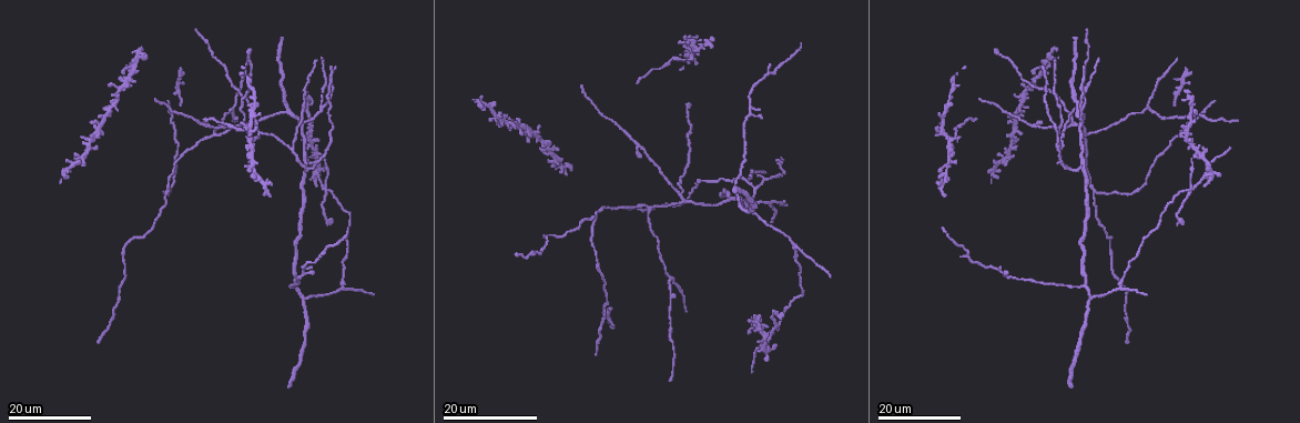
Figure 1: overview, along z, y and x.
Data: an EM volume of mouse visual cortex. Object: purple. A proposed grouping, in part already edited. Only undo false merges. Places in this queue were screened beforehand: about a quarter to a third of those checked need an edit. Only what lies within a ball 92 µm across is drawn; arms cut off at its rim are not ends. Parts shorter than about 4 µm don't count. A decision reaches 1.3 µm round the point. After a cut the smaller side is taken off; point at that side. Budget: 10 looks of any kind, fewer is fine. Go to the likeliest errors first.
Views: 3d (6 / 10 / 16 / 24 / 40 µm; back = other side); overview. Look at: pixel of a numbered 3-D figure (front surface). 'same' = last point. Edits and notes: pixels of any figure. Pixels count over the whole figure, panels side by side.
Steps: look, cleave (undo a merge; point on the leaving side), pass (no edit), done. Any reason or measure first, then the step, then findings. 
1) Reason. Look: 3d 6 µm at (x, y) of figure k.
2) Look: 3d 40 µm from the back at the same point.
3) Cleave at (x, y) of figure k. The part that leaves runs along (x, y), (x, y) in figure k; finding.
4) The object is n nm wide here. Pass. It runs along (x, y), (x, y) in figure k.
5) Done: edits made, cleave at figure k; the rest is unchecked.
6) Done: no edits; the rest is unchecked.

Look: 3d 24 µm at (1082, 106) of figure 1.

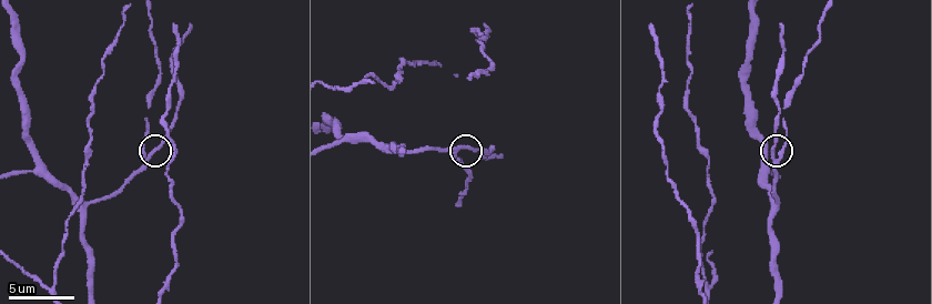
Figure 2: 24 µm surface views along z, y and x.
Look: 3d 6 µm at (151, 154) of figure 2.

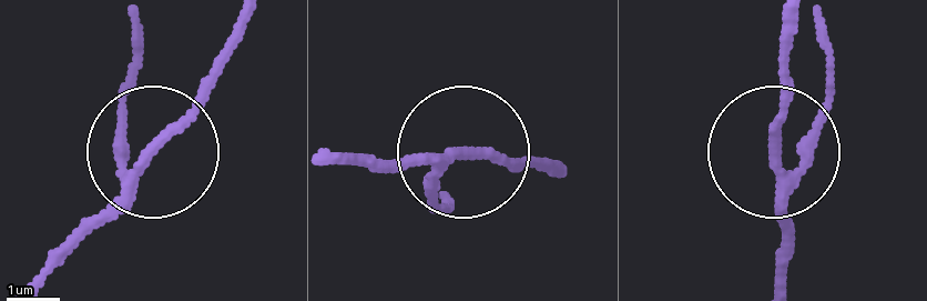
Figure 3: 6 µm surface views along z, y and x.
The object is 210 nm wide here. Pass. It runs along (781, 281), (767, 136), (781, 47) in figure 3; all the same neuron.

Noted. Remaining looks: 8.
Two arms in line, one across. Look: 3d 10 µm at (51, 287) of figure 2.

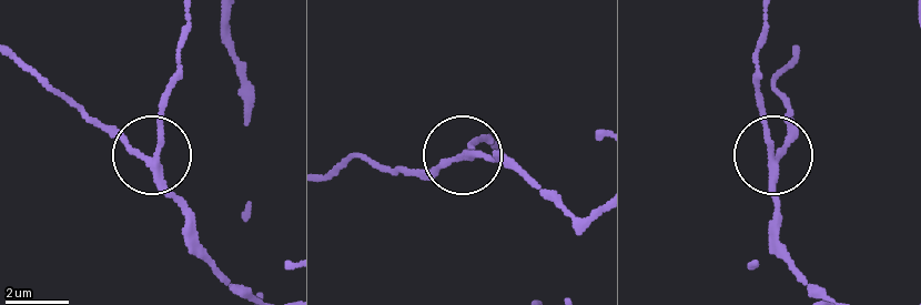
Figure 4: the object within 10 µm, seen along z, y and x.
The side arm is 28 µm long. Pass. It runs along (815, 286), (775, 231), (775, 160), (759, 82) in figure 4; continuous, no second neuron.

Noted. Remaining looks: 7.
Arms part here. Look: 3d 24 µm at (1148, 104) of figure 1.

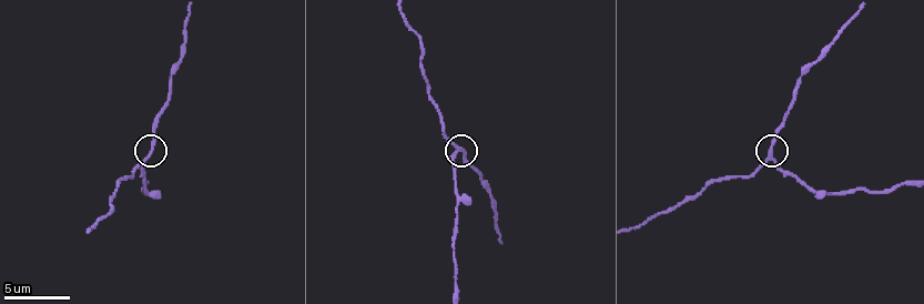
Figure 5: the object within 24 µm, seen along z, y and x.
Look: 3d 10 µm at (772, 152) of figure 5.

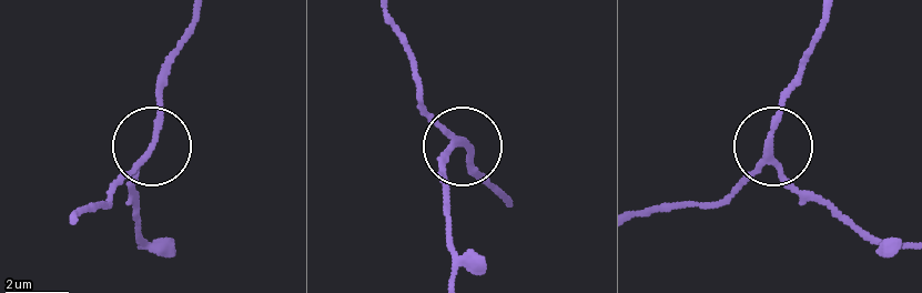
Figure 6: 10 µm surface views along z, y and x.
Look: 3d 10 µm from the back at (768, 154) of figure 6.

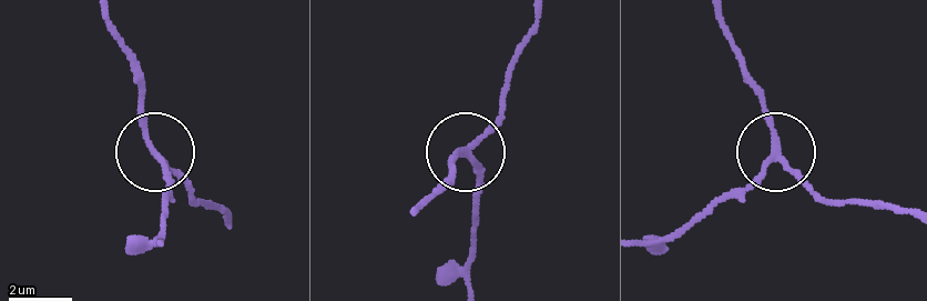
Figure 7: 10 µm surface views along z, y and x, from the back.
Cleave at (163, 189) of figure 7. The part that leaves runs along (161, 158), (169, 190), (161, 243) in figure 7; two neurons meet here.

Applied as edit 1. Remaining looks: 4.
Two arms at a narrow angle. Look: 3d 16 µm at (315, 169) of figure 1.

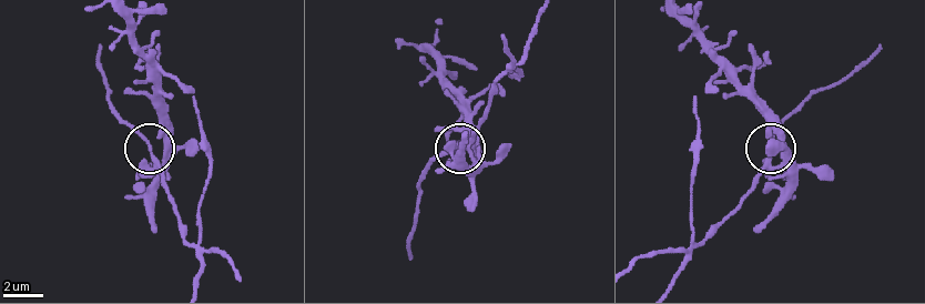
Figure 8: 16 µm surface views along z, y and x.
Look: 3d 10 µm at (143, 163) of figure 8.

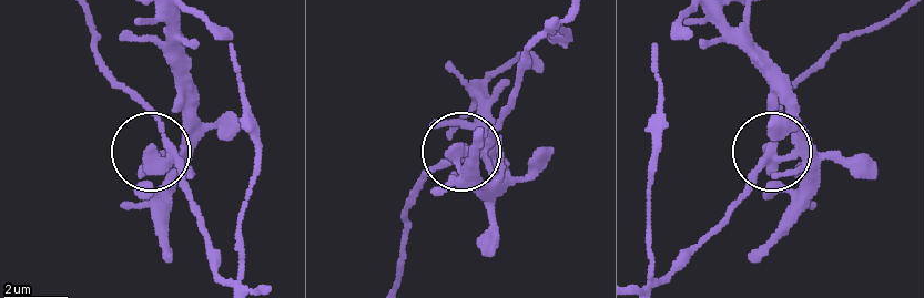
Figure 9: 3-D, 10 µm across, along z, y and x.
The side arm is 10 µm long. Pass. It runs along (236, 286), (183, 181), (152, 148), (152, 116), (112, 72) in figure 9; continuous, no second neuron.

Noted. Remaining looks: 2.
A fork. Look: 3d 24 µm at (1119, 287) of figure 1.

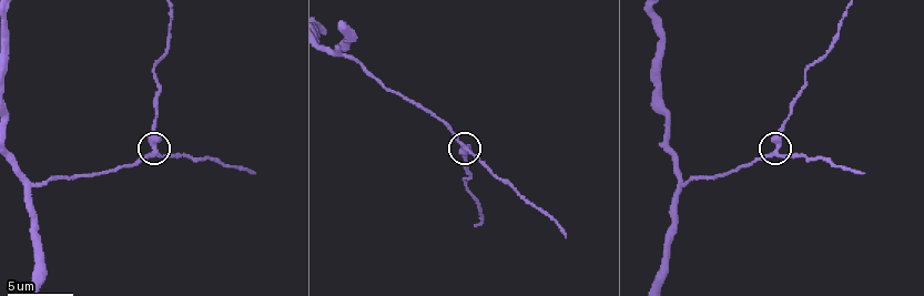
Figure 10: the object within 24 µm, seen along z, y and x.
Look: 3d 6 µm at (466, 151) of figure 10.

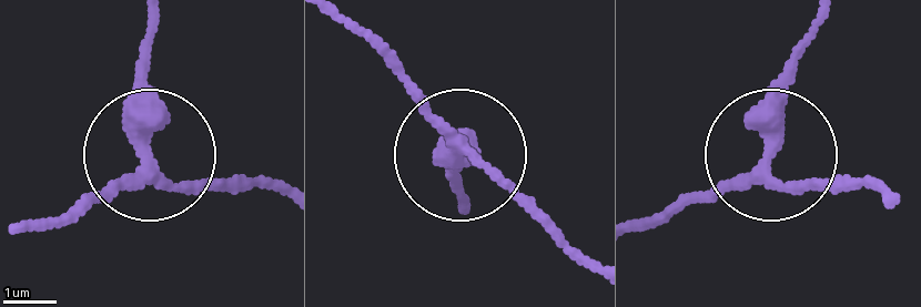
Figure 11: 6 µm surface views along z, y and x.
Pass. It runs along (351, 22), (431, 128), (572, 256) in figure 11; all the same neuron.

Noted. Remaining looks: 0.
Done: edits made, cleave at figure 7; the rest is unchecked.

